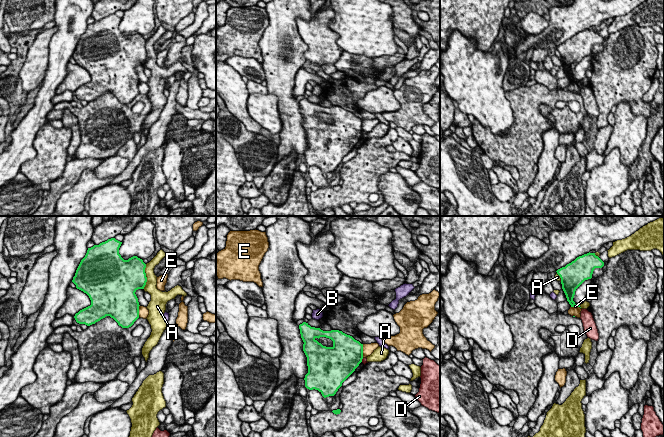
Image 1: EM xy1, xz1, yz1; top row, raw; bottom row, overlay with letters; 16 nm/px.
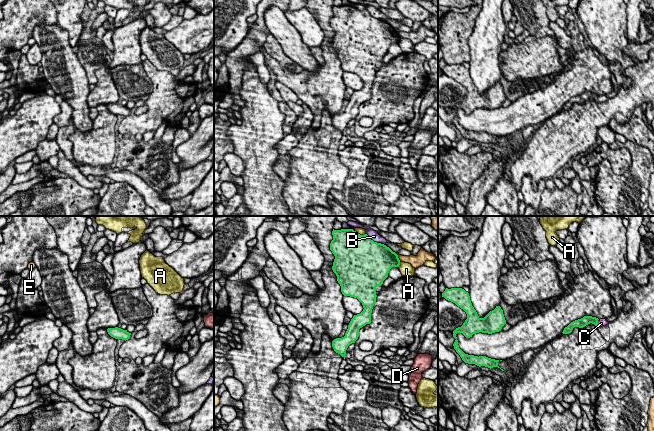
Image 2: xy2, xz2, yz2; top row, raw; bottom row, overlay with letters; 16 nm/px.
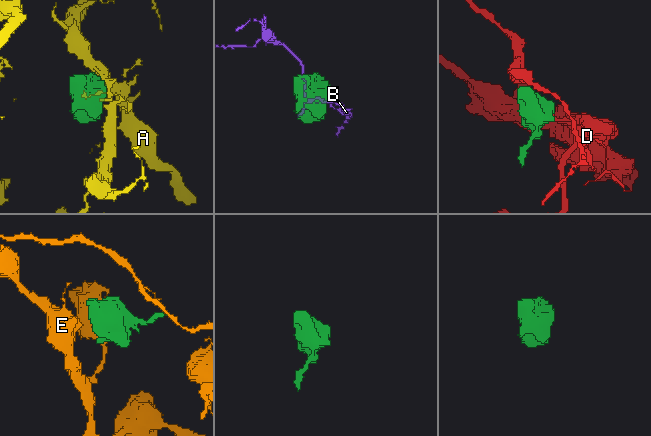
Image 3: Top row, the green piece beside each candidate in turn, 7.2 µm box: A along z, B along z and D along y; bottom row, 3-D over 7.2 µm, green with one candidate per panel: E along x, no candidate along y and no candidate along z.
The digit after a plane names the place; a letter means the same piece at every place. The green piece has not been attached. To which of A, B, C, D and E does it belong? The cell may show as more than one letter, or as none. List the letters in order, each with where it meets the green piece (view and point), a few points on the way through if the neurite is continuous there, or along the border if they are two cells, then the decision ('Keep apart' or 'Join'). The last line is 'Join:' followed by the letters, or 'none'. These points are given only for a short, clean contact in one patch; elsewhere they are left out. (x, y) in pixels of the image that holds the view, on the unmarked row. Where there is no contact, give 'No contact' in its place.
A: Touches green at xy1 (145, 52). Keep apart
B: Touches green at xz2 (375, 18). Keep apart
C: Touches green at yz2 (597, 98). Path across: yz2 (586, 96), (597, 98), (601, 99). Join
D: Touches green at xz1 (361, 136). Boundary: xz1 (363, 134), (361, 137). Keep apart
E: Touches green at xz1 (362, 127). Keep apart
Join: C

